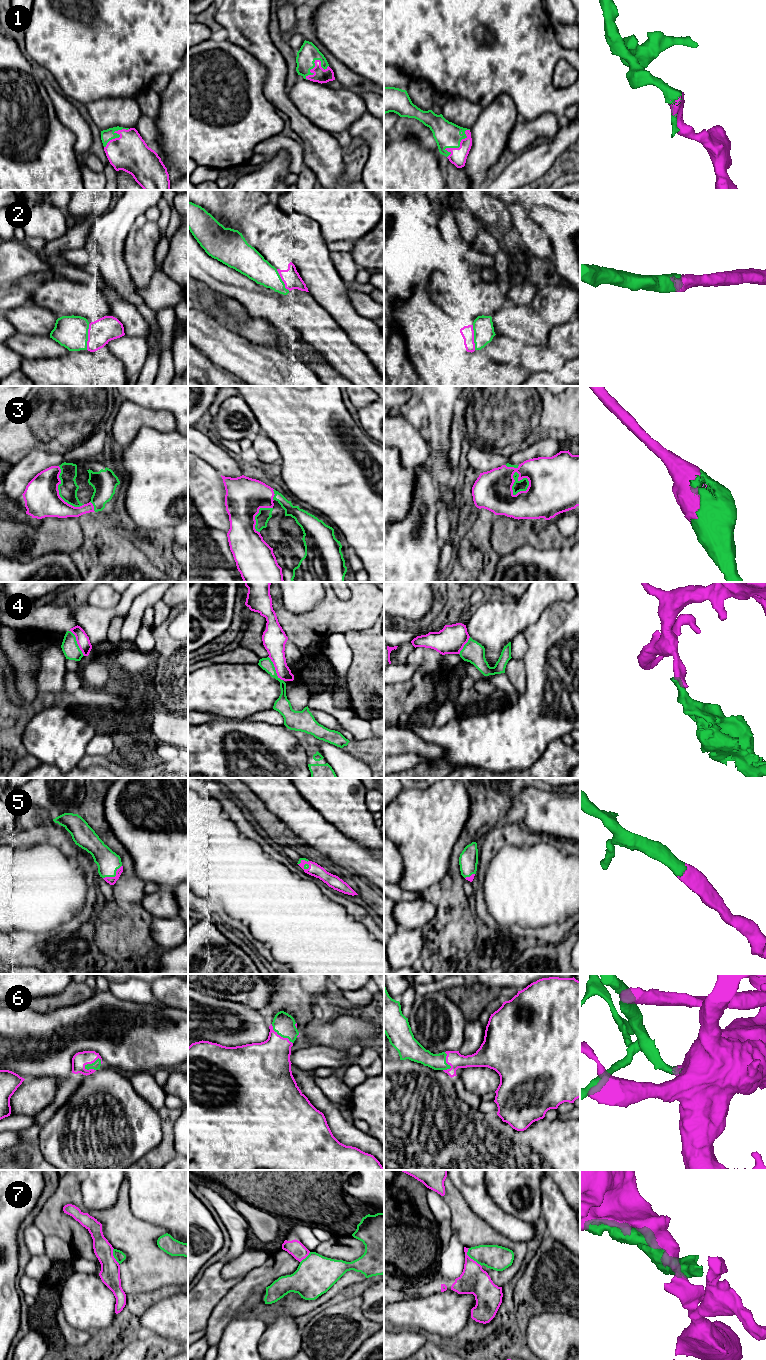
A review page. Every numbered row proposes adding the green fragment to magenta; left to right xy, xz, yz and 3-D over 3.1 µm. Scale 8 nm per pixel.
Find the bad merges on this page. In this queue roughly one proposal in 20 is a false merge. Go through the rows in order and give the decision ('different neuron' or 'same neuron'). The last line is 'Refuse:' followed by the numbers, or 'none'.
1: same neuron
2: same neuron
3: same neuron
4: different neuron
5: same neuron
6: same neuron
7: same neuron
Refuse: 4

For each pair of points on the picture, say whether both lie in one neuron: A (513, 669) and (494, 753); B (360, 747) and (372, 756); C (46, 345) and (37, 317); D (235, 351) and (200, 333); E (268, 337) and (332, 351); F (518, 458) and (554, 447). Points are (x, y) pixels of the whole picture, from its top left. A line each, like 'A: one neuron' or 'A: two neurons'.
A: two neurons
B: one neuron
C: two neurons
D: one neuron
E: two neurons
F: one neuron

